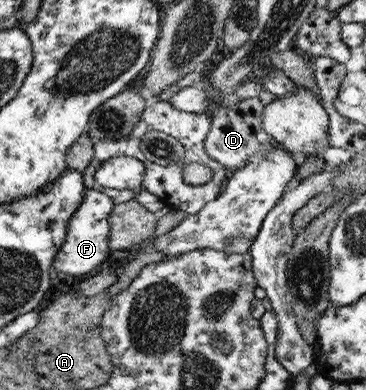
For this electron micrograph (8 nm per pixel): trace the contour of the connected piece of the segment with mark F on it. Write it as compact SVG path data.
M86 187L85 199L78 207L77 213L70 219L66 242L63 243L63 247L54 259L55 271L73 275L76 279L81 280L93 275L95 271L105 265L105 261L109 257L109 245L107 245L109 217L115 205L114 199L111 199L111 196L108 196L105 191L95 191L95 188Z

